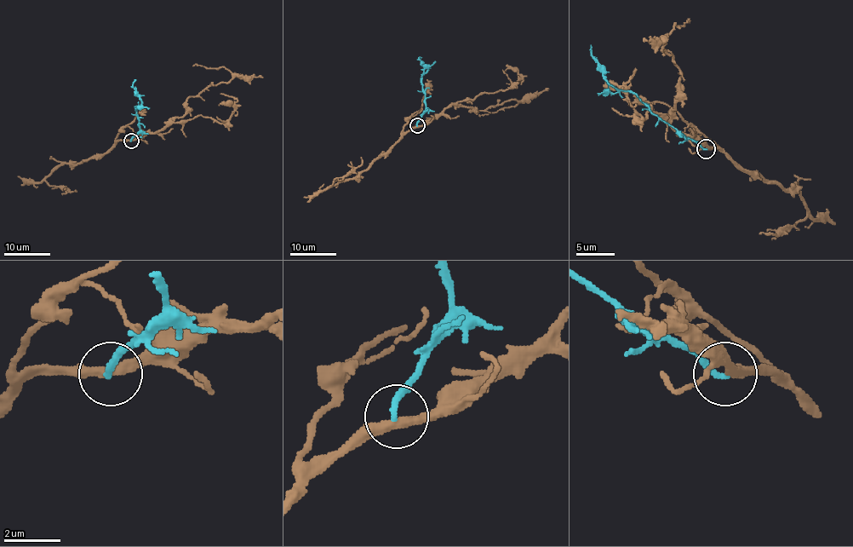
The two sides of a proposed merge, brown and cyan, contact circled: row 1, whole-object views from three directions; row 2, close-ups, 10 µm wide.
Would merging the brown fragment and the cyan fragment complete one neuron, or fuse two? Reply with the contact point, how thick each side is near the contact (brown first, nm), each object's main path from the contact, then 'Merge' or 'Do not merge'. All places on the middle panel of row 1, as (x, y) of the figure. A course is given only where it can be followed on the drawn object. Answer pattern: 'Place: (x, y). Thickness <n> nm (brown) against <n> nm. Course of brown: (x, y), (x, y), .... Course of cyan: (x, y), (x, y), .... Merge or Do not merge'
Place: (417, 125). Thickness 340 nm (brown) against 200 nm. Course of brown: (417, 125), (429, 123), (454, 105), (483, 110), (513, 100), (518, 102), (479, 116). Course of cyan: (417, 125), (425, 109), (421, 76), (427, 69), (418, 59), (421, 57). Do not merge

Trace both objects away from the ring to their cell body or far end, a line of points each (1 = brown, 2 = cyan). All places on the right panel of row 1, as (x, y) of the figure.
1: (706, 148), (695, 136), (684, 136), (671, 124), (680, 74), (671, 54), (662, 51), (674, 24), (689, 22)
2: (706, 148), (688, 141), (633, 94), (622, 92), (610, 84), (604, 71), (592, 57), (591, 45)

